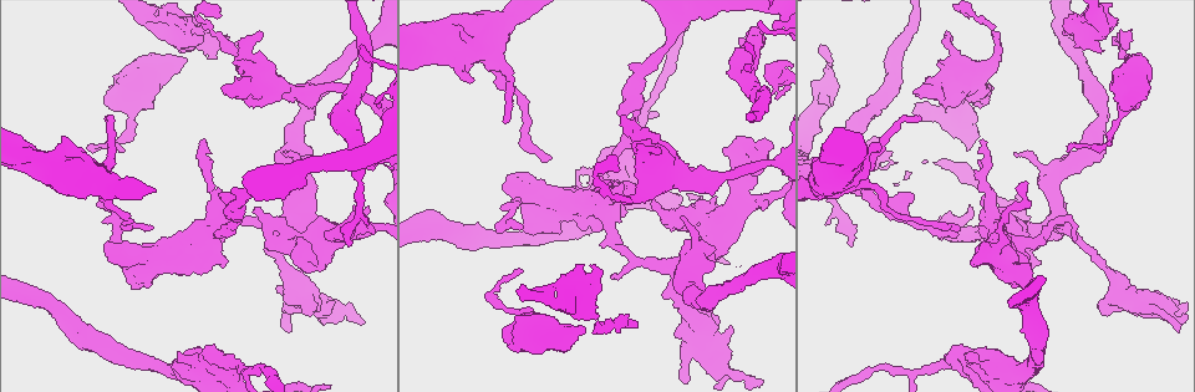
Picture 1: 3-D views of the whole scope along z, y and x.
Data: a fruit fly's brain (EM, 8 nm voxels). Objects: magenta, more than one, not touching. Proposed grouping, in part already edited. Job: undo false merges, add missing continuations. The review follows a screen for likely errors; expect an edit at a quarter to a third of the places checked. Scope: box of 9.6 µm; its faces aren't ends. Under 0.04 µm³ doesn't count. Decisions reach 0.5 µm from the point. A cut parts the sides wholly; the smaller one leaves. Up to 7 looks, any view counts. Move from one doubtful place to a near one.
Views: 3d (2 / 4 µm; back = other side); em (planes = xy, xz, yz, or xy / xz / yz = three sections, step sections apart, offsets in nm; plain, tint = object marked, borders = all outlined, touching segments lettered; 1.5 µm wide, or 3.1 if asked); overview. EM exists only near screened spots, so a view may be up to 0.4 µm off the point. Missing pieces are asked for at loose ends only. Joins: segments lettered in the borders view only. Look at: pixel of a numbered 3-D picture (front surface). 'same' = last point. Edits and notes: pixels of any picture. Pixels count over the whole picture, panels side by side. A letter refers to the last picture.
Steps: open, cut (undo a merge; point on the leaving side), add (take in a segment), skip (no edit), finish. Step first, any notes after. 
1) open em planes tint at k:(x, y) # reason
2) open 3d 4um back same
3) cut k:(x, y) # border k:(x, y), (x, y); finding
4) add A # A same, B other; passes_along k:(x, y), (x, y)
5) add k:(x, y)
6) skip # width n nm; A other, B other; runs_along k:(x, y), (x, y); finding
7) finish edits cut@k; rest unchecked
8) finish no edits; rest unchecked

open 3d 4um at 1:(202, 139) # an open end

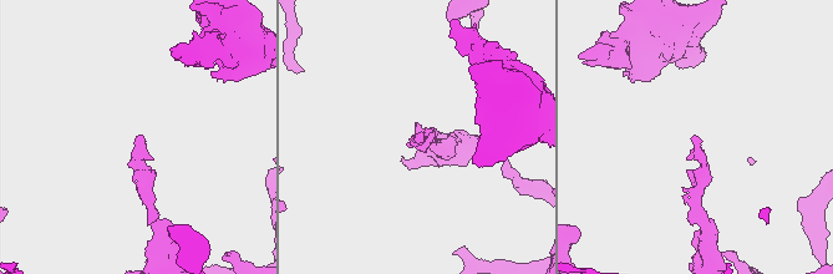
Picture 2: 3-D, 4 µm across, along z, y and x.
open em planes borders at 2:(416, 135) # need the tissue

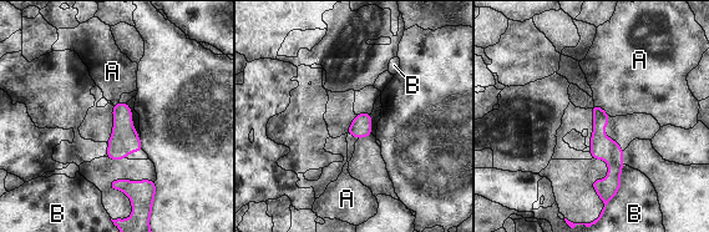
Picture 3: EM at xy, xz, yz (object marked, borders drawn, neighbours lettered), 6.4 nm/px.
skip # A other, B other; border 3:(594, 104), (609, 115); no lettered segment goes on from it

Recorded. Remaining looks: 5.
open 3d 2um at 1:(1069, 151) # branch stops here

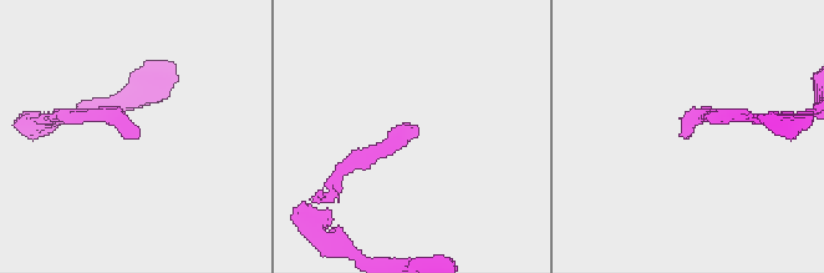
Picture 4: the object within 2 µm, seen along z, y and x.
open em planes borders at 4:(688, 132)

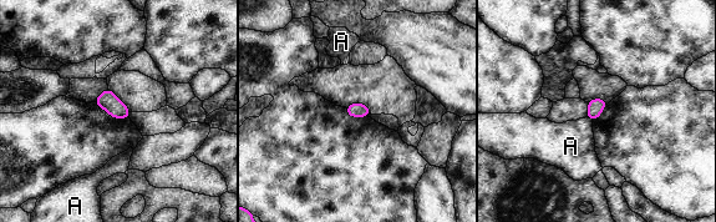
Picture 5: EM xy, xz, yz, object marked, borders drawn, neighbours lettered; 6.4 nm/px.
skip # A other; border 5:(585, 117), (592, 121); none of them fits

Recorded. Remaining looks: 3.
open 3d 2um at 1:(1004, 238) # thick turns thin

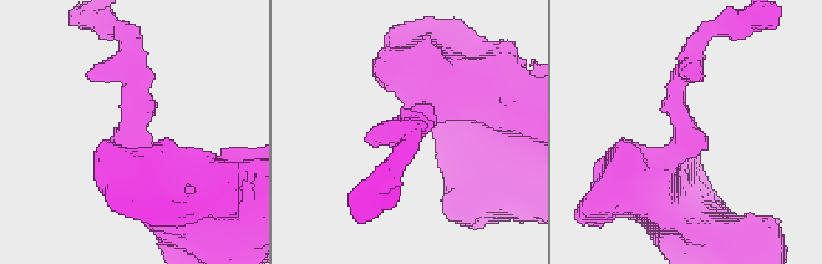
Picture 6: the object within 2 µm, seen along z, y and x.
open em planes borders at 6:(137, 123) # now the EM

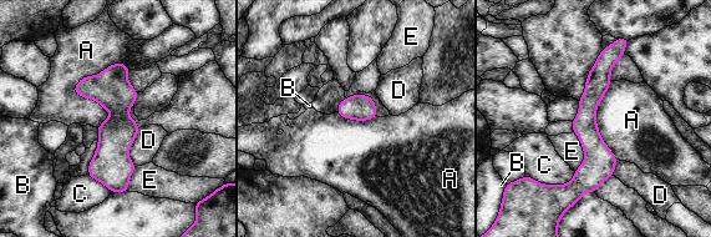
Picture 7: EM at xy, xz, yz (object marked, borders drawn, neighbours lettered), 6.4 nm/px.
skip # A other, B other, C other, D other, E other; continuous, no second neuron

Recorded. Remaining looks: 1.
finish no edits; rest unchecked

